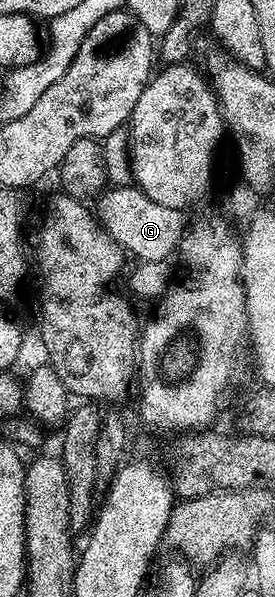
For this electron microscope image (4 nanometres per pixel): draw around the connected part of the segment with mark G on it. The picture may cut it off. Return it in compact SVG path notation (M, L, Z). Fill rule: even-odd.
M113 188L100 193L94 204L100 225L127 253L136 255L137 261L158 262L168 260L179 249L185 235L185 213L179 208L161 206L154 198L146 198L141 188ZM97 203L97 204L96 204Z

